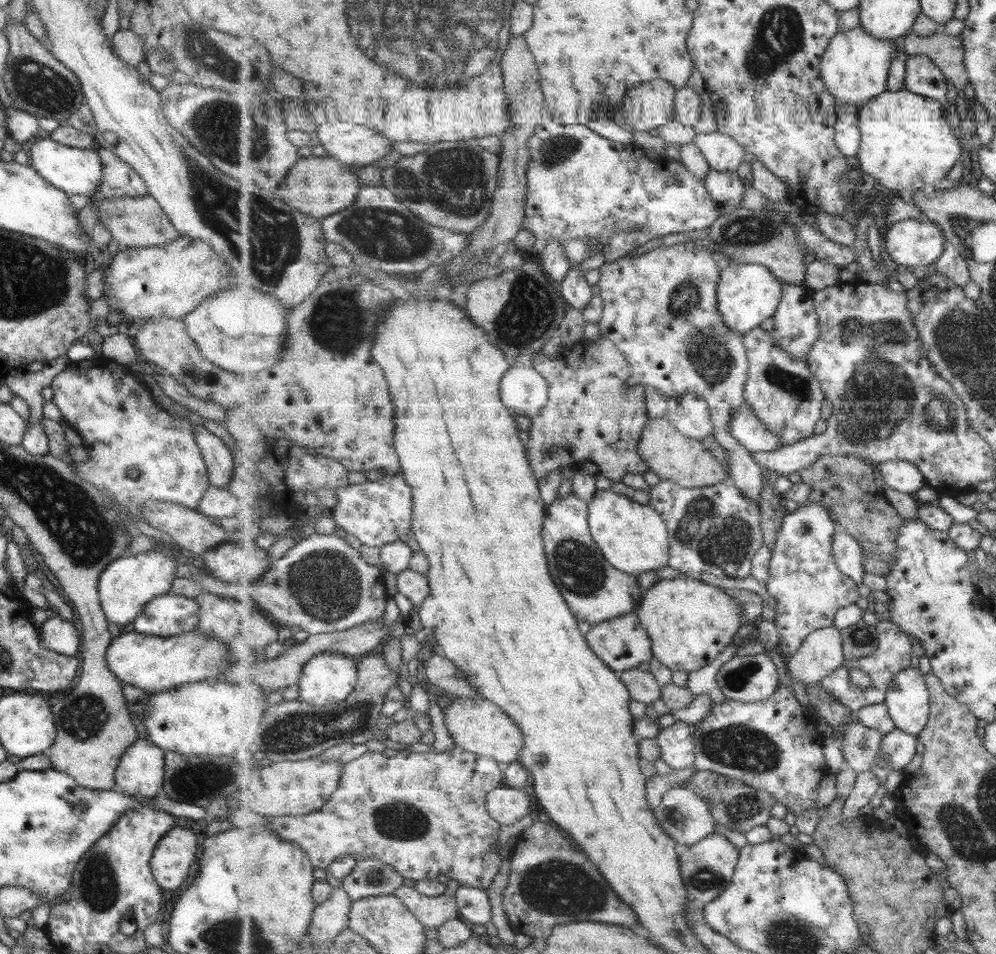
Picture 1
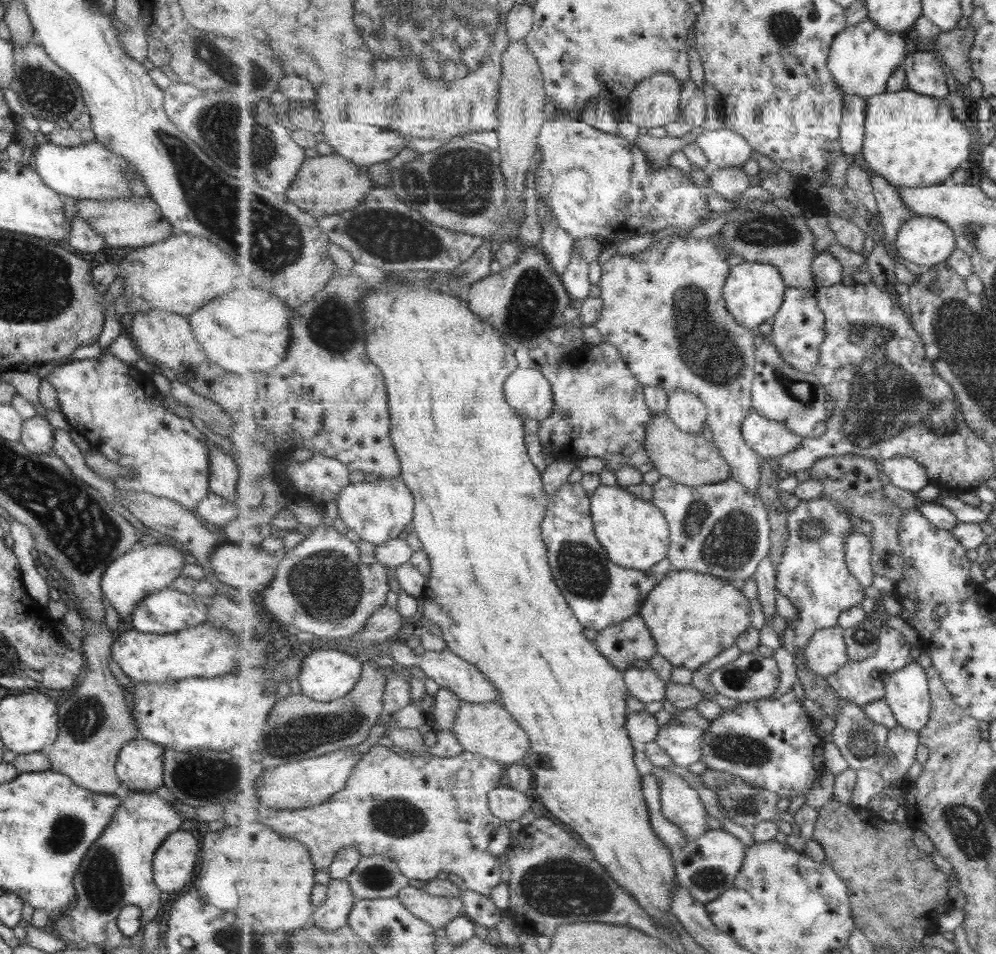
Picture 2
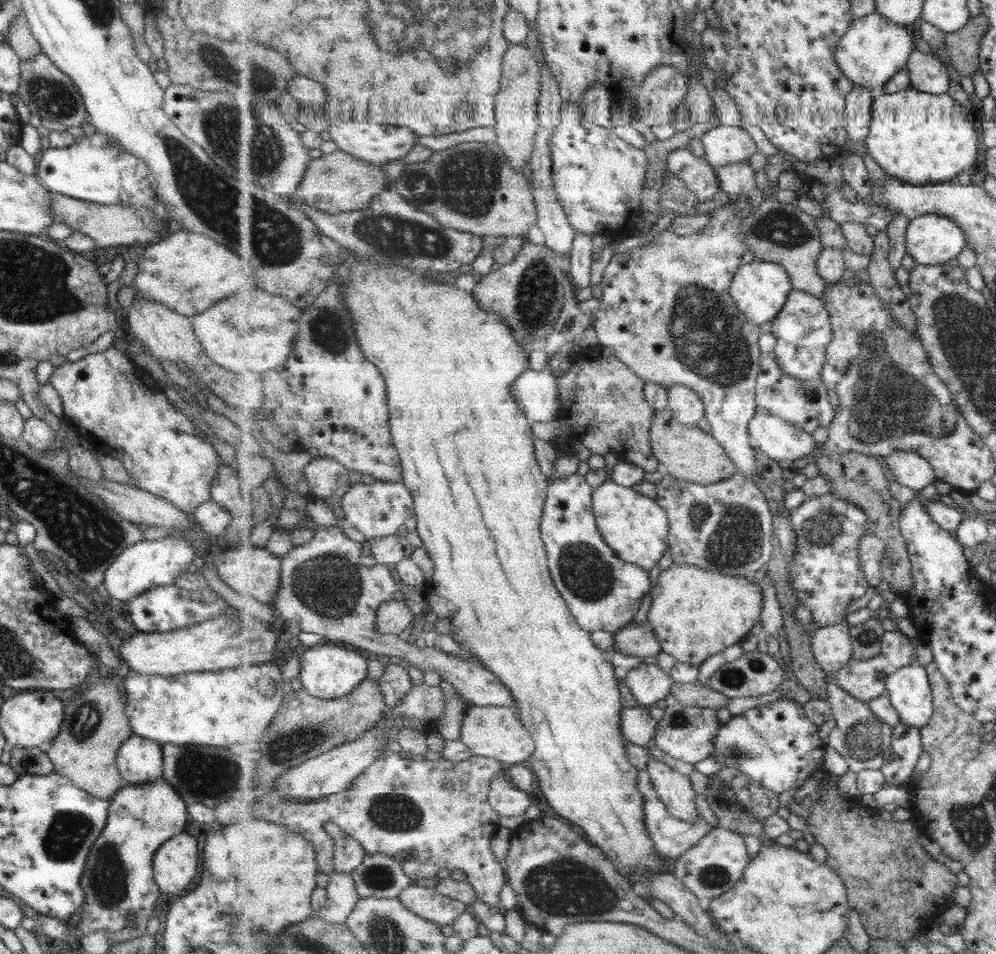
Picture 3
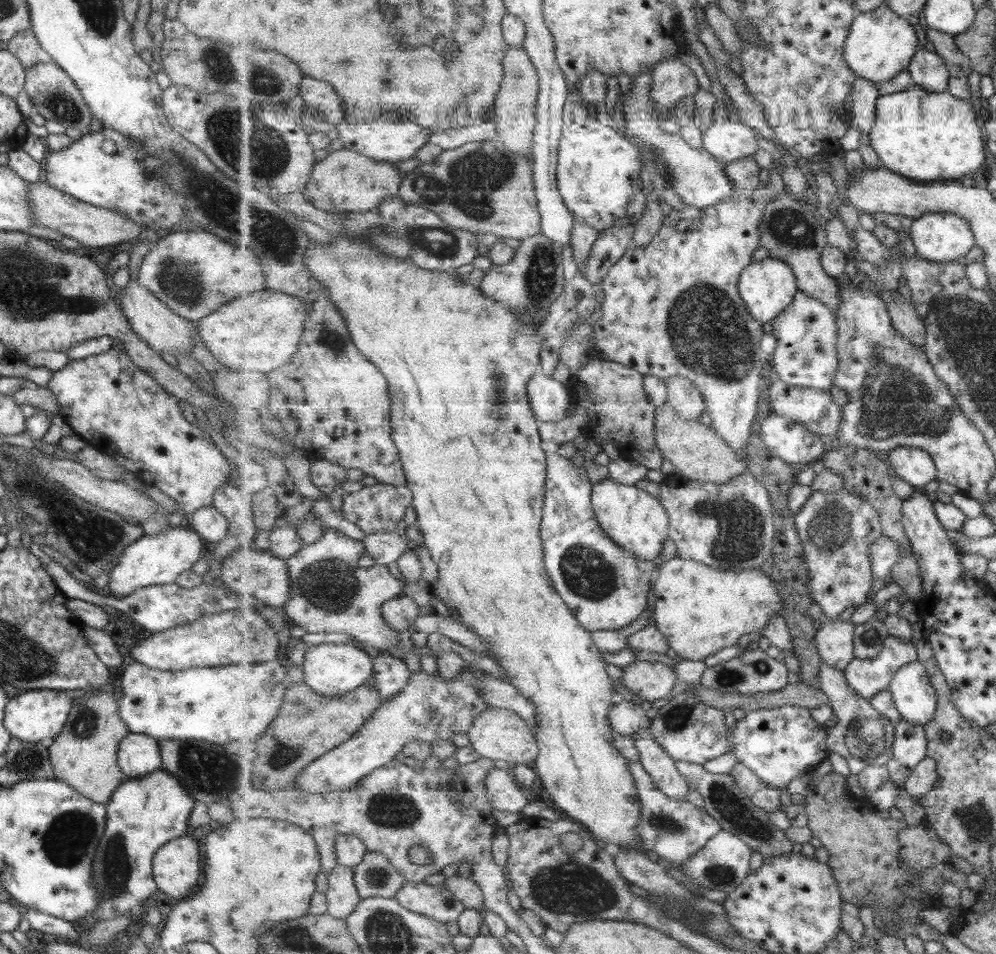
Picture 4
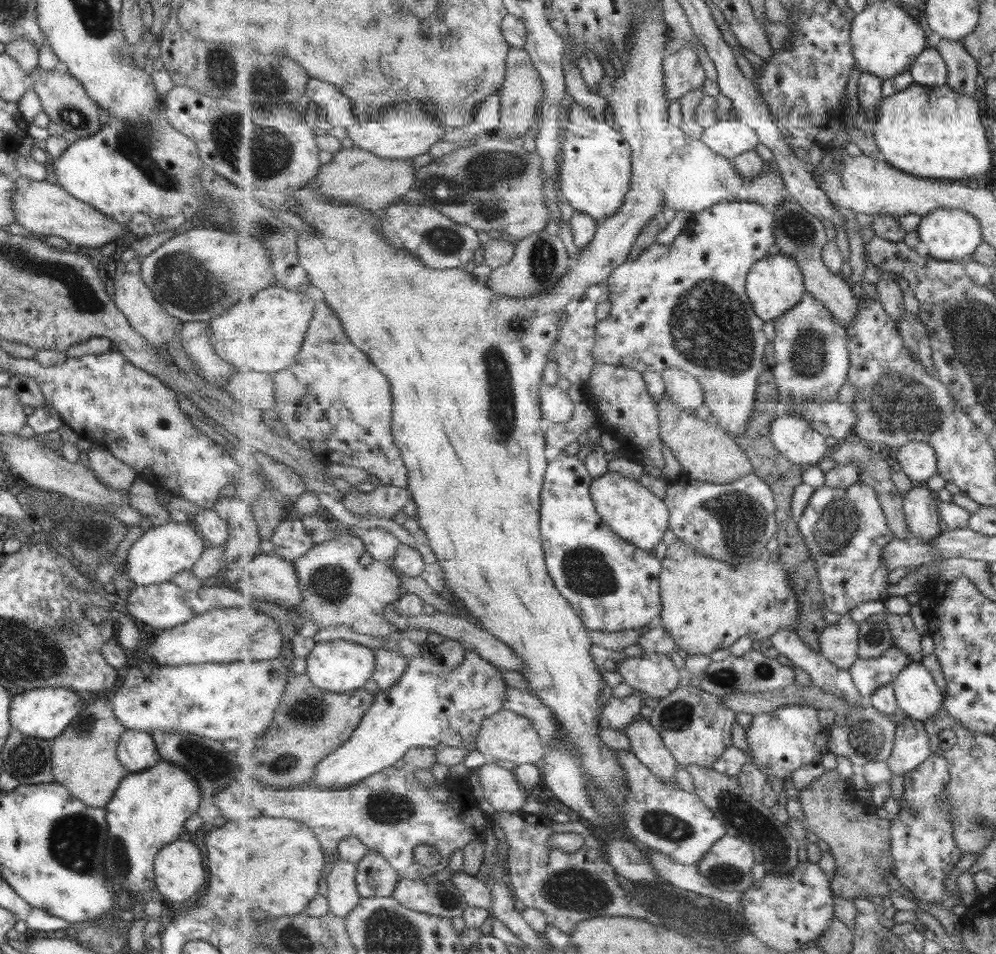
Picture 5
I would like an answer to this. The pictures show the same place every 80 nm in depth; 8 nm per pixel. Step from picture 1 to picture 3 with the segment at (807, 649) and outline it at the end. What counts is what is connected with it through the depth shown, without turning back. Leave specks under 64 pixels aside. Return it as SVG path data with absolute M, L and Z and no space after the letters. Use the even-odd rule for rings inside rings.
M833 624L817 629L812 638L812 649L825 673L837 673L853 656L849 624Z

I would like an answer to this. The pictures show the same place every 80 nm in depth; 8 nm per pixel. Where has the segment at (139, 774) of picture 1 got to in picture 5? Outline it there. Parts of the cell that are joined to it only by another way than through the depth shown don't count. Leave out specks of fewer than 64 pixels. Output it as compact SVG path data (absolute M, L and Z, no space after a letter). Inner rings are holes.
M126 729L117 742L116 758L128 773L133 773L155 766L160 757L149 734Z

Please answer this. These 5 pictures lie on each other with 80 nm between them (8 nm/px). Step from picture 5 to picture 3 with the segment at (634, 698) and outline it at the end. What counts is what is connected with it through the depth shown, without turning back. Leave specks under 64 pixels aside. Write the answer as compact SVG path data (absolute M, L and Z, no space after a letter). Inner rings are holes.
M645 706L623 708L621 711L623 737L635 745L649 748L653 744L658 721Z

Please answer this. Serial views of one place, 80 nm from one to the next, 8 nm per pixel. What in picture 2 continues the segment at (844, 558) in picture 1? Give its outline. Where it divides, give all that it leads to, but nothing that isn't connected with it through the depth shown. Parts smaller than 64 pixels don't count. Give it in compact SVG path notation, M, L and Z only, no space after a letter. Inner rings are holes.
M851 533L846 536L846 563L855 578L864 586L871 586L875 578L872 565L872 542L870 536Z

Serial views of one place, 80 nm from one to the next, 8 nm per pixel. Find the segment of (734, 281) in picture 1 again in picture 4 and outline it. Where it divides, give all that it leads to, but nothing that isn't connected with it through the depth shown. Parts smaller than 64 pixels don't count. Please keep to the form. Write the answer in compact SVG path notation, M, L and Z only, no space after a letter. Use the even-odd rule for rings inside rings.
M772 257L753 262L743 272L742 279L738 282L738 289L742 293L743 300L746 300L751 314L763 323L772 322L781 315L794 302L795 295L800 291L798 278L795 277L795 270L791 269L791 265Z

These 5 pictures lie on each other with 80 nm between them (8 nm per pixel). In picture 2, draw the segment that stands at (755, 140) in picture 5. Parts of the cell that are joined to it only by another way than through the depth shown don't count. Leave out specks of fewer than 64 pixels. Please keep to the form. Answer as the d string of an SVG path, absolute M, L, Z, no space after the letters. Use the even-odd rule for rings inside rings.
M729 128L705 131L696 143L704 150L712 167L742 166L753 154L750 141L742 133Z

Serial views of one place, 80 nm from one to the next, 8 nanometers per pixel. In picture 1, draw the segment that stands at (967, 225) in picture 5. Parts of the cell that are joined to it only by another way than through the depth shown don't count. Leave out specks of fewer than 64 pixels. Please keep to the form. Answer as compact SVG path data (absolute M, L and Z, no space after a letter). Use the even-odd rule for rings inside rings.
M903 220L882 235L882 254L897 269L924 268L937 262L947 237L931 220Z

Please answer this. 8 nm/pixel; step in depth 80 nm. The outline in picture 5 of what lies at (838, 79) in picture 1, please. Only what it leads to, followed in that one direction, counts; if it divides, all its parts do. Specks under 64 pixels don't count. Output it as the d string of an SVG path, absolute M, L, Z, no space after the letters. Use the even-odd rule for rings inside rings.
M879 1L871 6L865 6L851 21L851 44L857 68L883 80L894 78L909 70L915 59L933 40L928 28L919 25L913 11L906 10L893 1Z

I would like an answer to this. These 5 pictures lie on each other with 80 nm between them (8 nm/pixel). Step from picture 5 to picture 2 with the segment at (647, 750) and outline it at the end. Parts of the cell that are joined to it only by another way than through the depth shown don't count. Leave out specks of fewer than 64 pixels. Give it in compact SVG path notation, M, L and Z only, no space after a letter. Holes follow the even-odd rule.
M663 766L655 767L653 773L660 780L663 815L667 821L679 825L689 843L703 836L709 830L707 812L692 783L665 771Z

